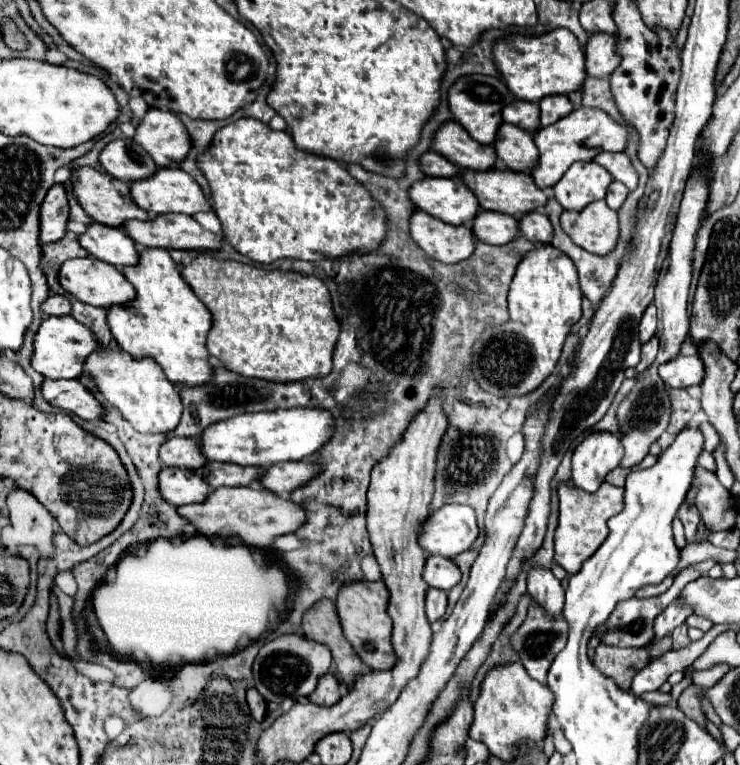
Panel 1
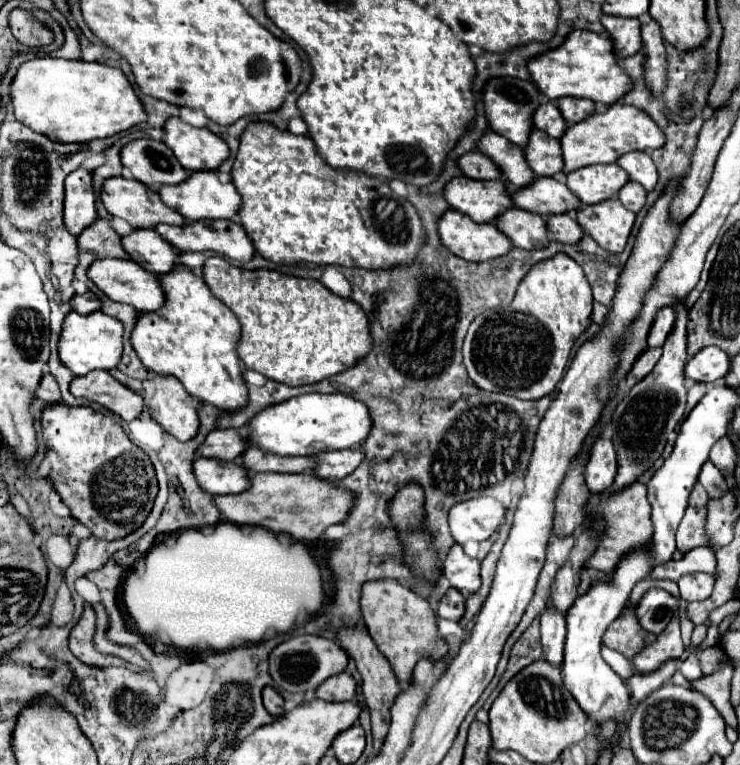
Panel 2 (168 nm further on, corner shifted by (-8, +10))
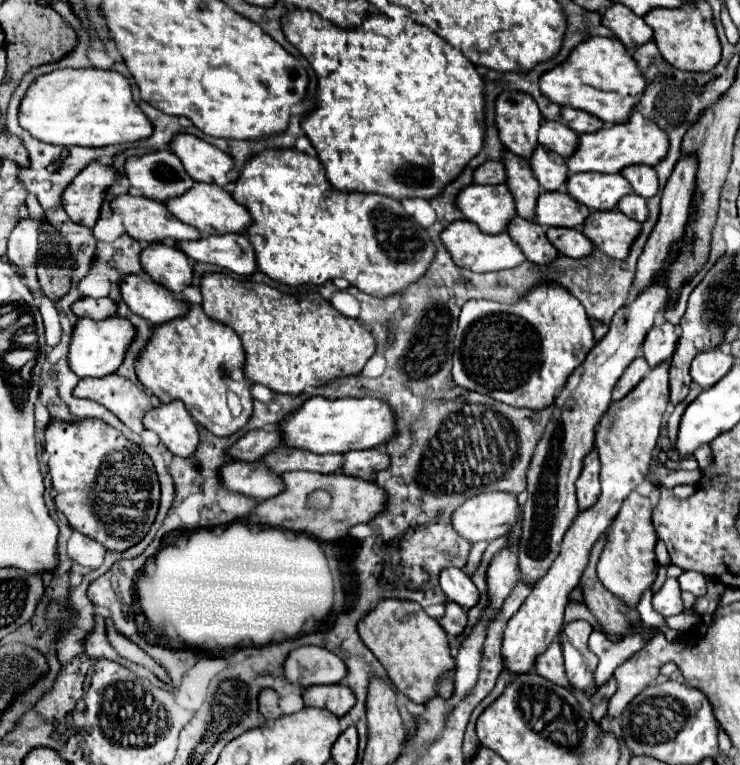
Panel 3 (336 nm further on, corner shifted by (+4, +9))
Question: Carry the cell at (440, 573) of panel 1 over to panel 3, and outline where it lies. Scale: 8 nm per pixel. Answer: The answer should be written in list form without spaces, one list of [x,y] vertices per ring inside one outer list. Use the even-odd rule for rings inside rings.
[[[444,568],[440,572],[440,588],[448,600],[460,604],[462,608],[470,608],[478,602],[478,588],[460,568]]]

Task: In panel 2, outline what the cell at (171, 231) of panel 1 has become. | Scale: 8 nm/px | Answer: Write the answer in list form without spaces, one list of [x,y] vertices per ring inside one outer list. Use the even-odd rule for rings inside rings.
[[[196,221],[196,223],[186,223],[184,227],[174,227],[174,225],[158,225],[156,231],[172,245],[176,245],[180,251],[214,251],[220,255],[226,255],[234,261],[240,263],[248,263],[256,249],[252,245],[252,241],[246,237],[246,231],[242,225],[238,225],[236,221]]]

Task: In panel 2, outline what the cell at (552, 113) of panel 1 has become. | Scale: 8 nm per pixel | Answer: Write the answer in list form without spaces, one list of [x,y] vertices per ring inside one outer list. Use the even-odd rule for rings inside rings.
[[[564,97],[558,101],[562,117],[568,121],[568,125],[574,125],[576,121],[584,121],[588,113],[596,111],[596,105],[588,99],[576,99],[576,97]]]

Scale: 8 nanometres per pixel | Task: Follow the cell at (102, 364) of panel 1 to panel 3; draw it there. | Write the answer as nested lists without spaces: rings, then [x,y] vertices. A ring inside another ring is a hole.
[[[160,402],[144,416],[144,428],[154,430],[162,444],[178,456],[188,456],[198,446],[198,426],[182,402]]]

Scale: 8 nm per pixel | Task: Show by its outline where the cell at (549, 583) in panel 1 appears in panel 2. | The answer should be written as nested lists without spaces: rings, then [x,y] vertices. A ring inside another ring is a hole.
[[[544,609],[540,615],[540,633],[542,633],[542,649],[544,659],[560,667],[564,659],[564,639],[566,639],[566,619],[556,609]]]

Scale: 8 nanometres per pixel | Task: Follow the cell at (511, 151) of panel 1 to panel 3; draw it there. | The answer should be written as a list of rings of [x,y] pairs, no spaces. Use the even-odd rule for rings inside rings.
[[[536,146],[532,158],[530,158],[530,168],[540,182],[540,188],[546,192],[558,190],[566,178],[568,178],[568,168],[564,166],[564,158],[546,146]]]

